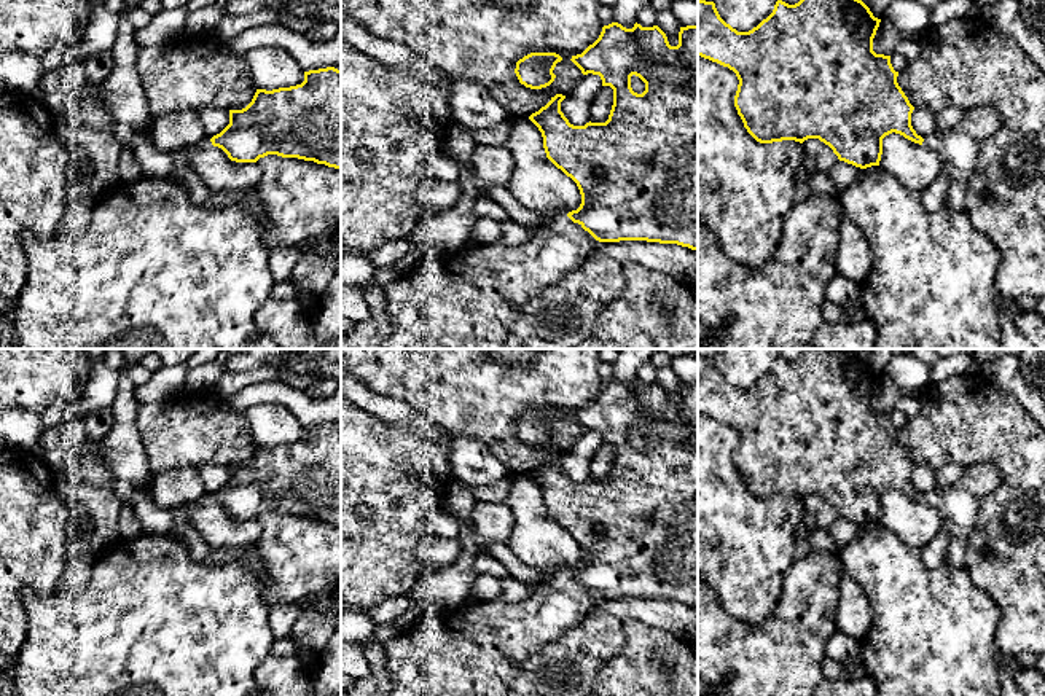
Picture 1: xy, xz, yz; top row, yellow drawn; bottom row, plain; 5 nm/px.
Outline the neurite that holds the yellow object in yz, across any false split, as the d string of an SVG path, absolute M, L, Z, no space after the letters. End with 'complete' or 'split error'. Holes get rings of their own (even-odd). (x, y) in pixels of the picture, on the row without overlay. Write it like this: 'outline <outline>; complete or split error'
outline M808 349L798 360L777 357L773 370L749 389L738 389L726 381L714 358L698 355L698 413L733 427L739 436L734 463L747 489L760 500L819 495L828 502L840 518L860 526L879 522L883 495L892 489L919 500L941 518L953 538L965 540L978 518L980 502L984 495L1004 484L999 470L991 465L975 465L964 470L962 478L948 489L926 495L911 483L914 463L897 440L898 428L890 413L873 408L873 395L881 376L870 365L847 349Z; split error

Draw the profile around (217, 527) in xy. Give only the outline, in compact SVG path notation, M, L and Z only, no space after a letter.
M218 503L182 505L191 526L213 548L253 546L260 537L256 519L236 519Z

